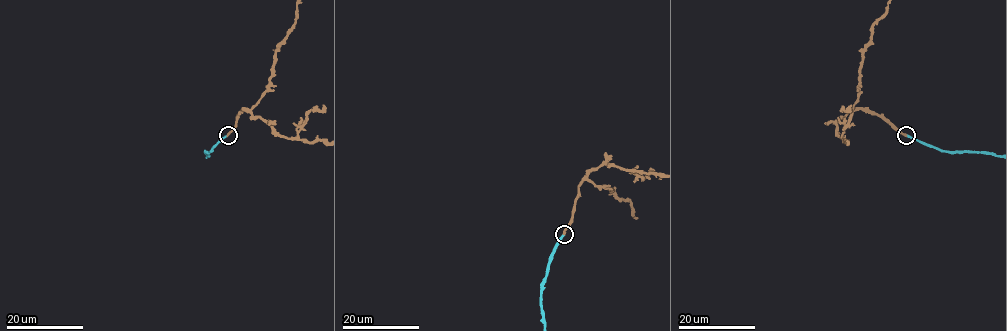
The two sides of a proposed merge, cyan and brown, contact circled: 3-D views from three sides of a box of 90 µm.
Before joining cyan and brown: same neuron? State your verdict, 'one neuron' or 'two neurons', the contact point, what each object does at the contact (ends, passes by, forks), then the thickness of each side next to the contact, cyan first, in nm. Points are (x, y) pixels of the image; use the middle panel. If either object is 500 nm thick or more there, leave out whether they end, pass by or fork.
one neuron; at (564, 234); cyan ends there; brown ends there; 240 nm thick on the cyan side, 240 nm on the other

